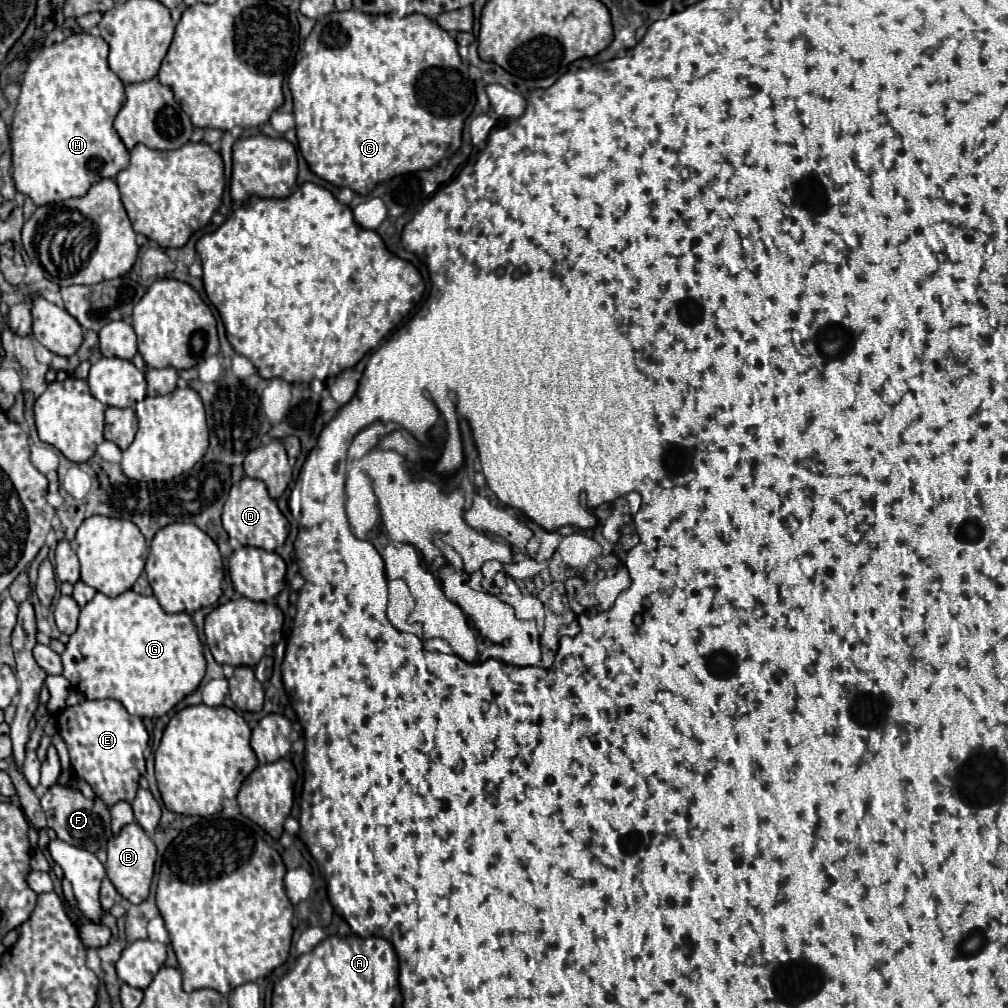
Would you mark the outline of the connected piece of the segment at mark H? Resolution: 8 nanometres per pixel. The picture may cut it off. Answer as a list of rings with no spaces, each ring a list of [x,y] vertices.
[[[74,33],[62,43],[42,47],[28,63],[12,119],[12,165],[16,189],[28,195],[36,205],[82,197],[96,181],[104,177],[114,179],[128,167],[128,151],[112,127],[116,113],[126,101],[124,85],[118,75],[110,71],[106,57],[108,43],[102,37]]]

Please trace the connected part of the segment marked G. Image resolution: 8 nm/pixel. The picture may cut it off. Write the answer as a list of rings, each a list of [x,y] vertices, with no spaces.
[[[126,591],[118,597],[106,597],[96,593],[96,597],[80,611],[80,623],[76,633],[70,635],[66,651],[62,653],[64,677],[76,687],[86,699],[116,699],[130,715],[138,717],[162,717],[186,695],[194,693],[200,685],[206,661],[202,643],[188,613],[166,613],[156,597],[144,597],[134,591]]]

